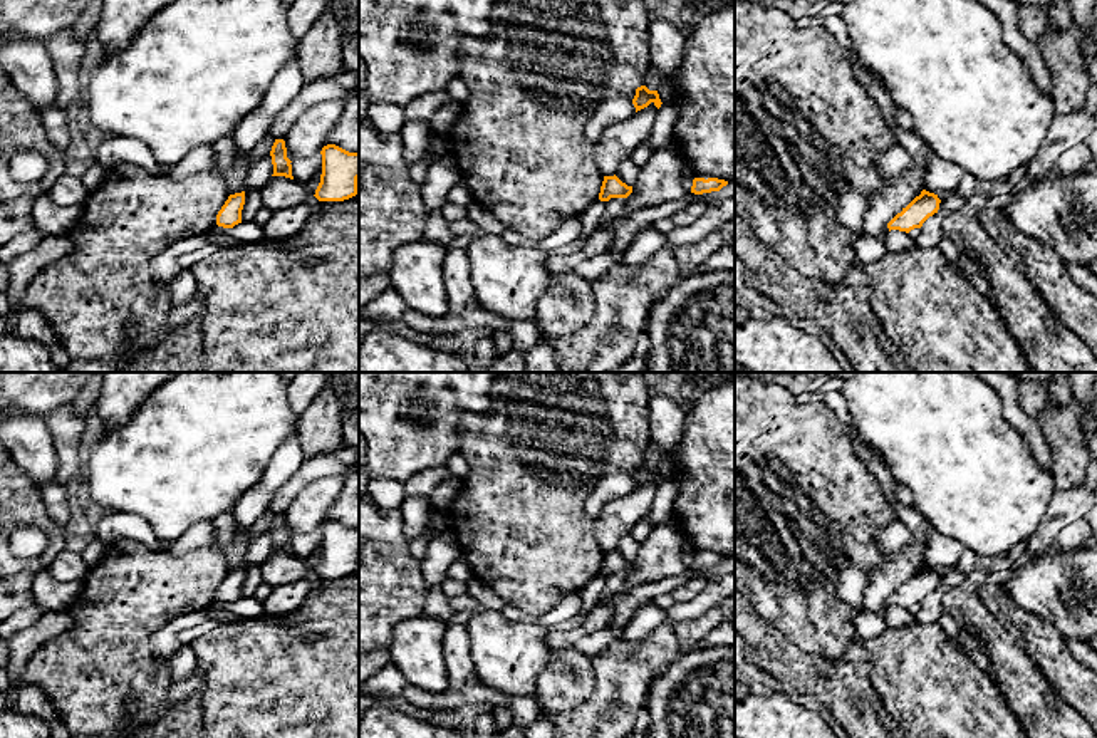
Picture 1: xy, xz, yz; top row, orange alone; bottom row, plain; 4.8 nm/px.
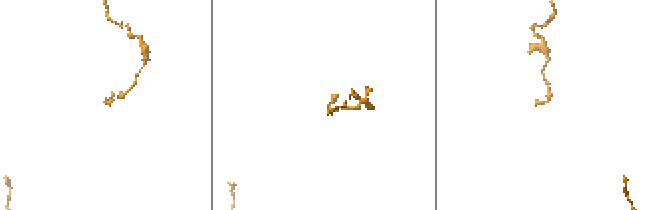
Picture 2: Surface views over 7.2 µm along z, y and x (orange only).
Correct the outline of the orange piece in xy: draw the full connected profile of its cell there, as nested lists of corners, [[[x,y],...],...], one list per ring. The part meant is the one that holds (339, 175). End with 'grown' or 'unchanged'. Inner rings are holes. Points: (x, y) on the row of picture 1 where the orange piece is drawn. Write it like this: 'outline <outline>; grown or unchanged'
outline [[[335,144],[320,151],[322,174],[315,190],[319,201],[344,201],[357,195],[359,151],[349,153]]]; unchanged

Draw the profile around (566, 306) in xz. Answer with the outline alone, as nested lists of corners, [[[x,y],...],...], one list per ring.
[[[574,270],[552,275],[537,302],[535,322],[543,337],[564,339],[577,334],[595,309],[592,282]]]

